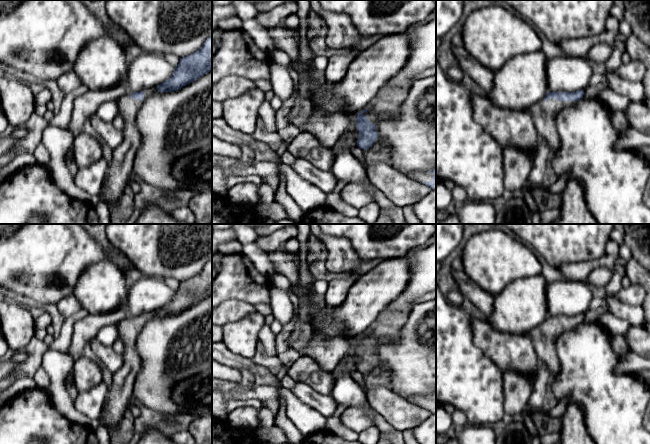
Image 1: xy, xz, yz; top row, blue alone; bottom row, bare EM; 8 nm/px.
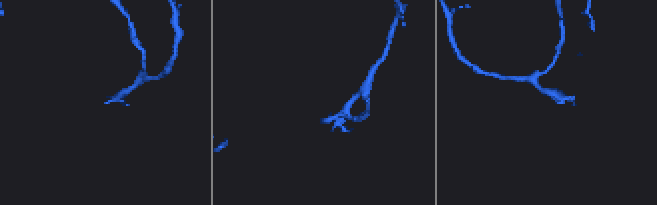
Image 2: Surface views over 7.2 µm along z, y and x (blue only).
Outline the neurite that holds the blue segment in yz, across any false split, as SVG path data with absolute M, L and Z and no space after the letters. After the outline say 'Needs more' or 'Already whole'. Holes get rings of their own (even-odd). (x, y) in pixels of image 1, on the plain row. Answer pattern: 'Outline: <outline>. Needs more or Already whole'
Outline: M584 314L573 317L547 316L538 326L530 331L534 349L540 362L544 362L551 372L552 379L560 371L560 363L556 354L556 339L565 331L575 328L584 320Z. Needs more

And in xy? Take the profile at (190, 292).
Outline: M212 260L195 277L180 282L172 300L160 309L140 316L128 316L117 323L118 338L124 343L123 366L113 374L113 383L106 400L104 421L114 431L126 411L133 394L134 383L141 369L141 358L136 350L138 337L144 325L158 316L172 316L197 304L212 293Z. Needs more

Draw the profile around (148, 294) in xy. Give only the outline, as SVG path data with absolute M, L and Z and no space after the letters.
M143 276L128 292L127 312L129 316L151 313L168 304L175 290L168 287L164 278Z

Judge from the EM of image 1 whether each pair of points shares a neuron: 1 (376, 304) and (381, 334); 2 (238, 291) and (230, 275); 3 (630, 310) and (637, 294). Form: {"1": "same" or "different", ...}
{"1": "different", "2": "same", "3": "different"}

